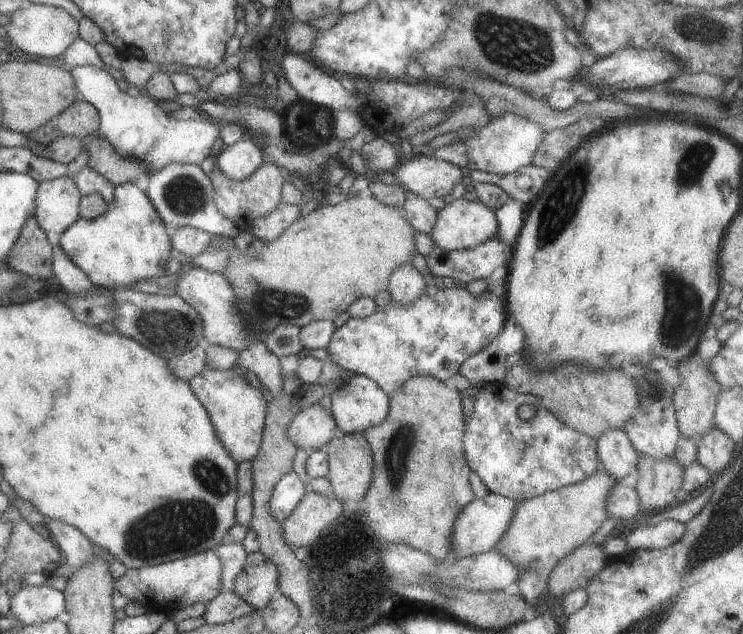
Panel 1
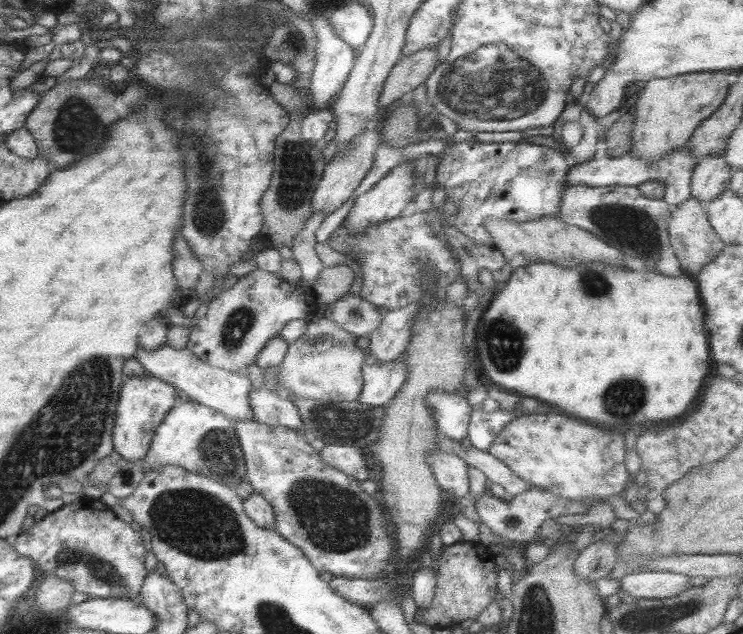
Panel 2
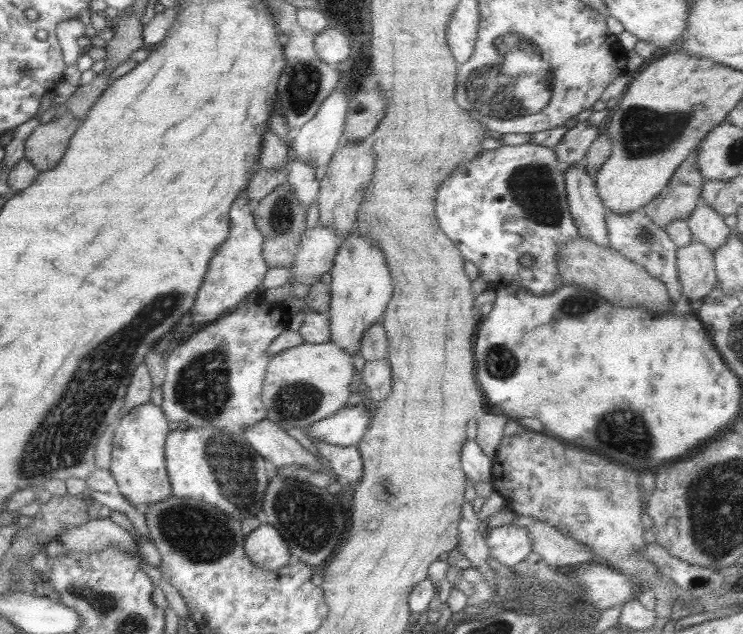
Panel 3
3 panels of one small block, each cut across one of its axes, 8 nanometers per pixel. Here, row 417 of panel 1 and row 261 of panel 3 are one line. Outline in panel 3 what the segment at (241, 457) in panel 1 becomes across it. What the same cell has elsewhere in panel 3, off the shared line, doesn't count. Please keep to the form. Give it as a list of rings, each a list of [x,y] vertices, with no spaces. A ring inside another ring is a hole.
[[[242,192],[232,203],[228,215],[230,220],[230,235],[228,239],[216,249],[216,254],[208,264],[206,275],[203,277],[203,284],[196,294],[195,302],[191,307],[190,314],[194,326],[204,327],[223,315],[227,315],[228,310],[236,308],[253,296],[254,291],[262,285],[269,267],[262,256],[264,235],[256,227],[253,210],[248,205],[248,197]]]

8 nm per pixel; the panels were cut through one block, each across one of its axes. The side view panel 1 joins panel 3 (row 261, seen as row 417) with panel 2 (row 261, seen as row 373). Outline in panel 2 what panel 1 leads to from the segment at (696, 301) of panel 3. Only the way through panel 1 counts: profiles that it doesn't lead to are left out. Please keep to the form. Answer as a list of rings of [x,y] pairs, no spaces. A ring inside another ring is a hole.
[[[690,197],[686,202],[671,210],[668,221],[667,232],[669,234],[669,245],[674,250],[676,258],[682,265],[684,273],[695,277],[702,268],[714,260],[714,257],[725,247],[724,241],[718,238],[716,231],[708,222],[707,212],[703,209],[698,199]]]

